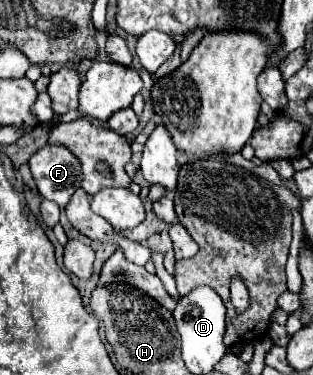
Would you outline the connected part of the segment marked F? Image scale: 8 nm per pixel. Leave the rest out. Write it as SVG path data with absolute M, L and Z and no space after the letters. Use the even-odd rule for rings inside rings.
M46 145L28 161L40 195L66 207L72 191L80 187L80 161L62 145Z

